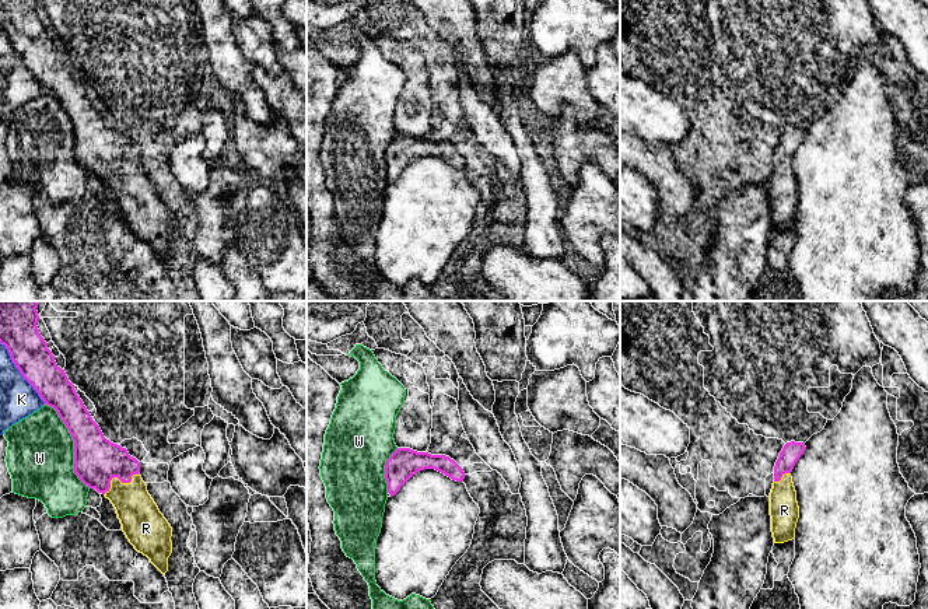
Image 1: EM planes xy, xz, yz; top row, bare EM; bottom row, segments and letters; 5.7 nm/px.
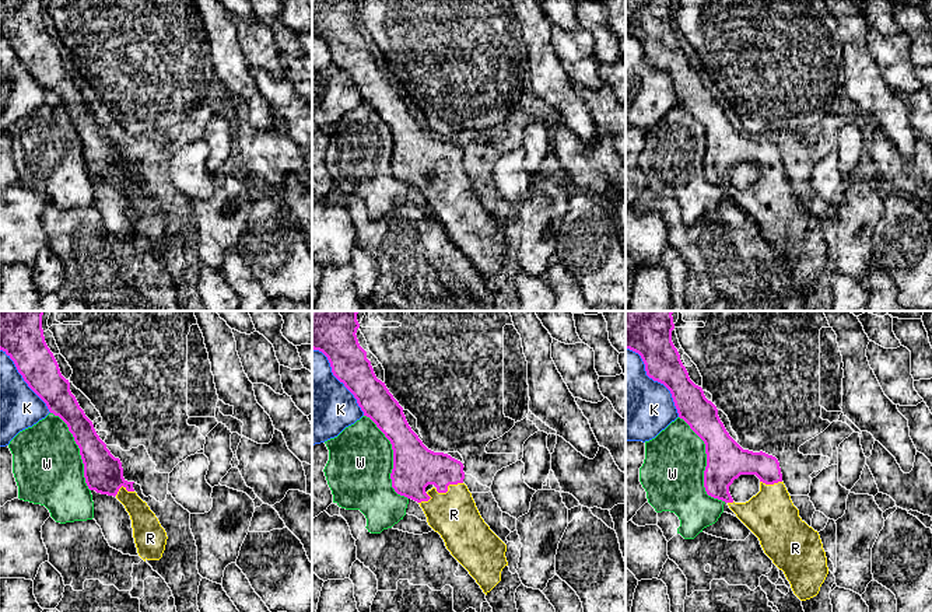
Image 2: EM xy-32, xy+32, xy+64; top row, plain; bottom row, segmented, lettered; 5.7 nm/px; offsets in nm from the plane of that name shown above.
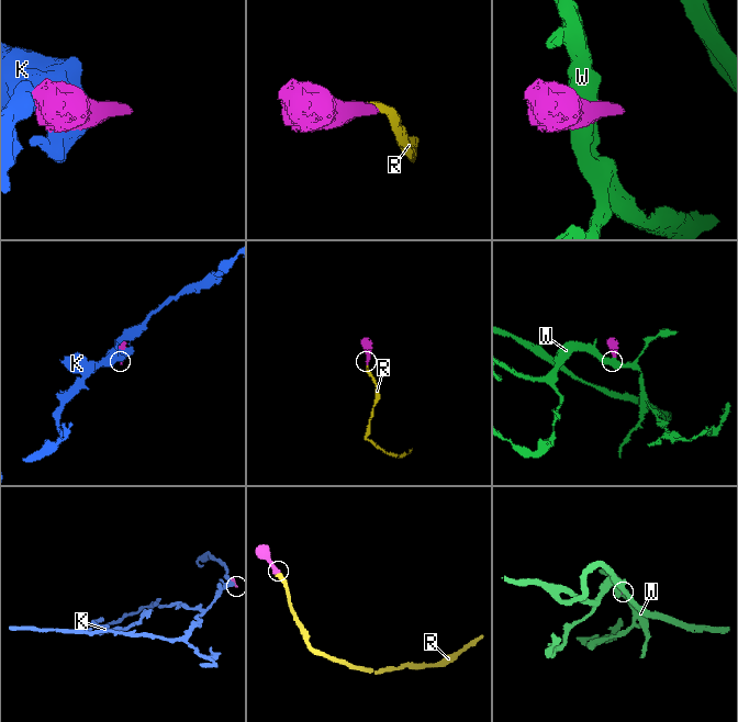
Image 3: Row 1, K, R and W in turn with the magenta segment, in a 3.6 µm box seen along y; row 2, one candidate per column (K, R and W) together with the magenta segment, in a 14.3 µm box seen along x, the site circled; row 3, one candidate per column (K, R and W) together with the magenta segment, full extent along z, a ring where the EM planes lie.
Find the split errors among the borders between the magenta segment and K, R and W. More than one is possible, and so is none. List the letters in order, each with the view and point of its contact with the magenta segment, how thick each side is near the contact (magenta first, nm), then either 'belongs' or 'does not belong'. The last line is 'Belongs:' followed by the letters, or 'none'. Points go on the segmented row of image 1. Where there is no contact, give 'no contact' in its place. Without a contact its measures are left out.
K: xy (20, 371) | 220/220 nm | does not belong
R: xy (119, 479) | 280/220 nm | belongs
W: xy (74, 445) | 280/380 nm | does not belong
Belongs: R

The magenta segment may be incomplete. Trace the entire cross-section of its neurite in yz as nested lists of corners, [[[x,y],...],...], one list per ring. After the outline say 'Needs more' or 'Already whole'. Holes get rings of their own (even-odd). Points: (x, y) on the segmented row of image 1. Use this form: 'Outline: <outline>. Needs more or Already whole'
Outline: [[[787,442],[774,466],[774,483],[770,493],[771,532],[774,543],[784,543],[795,538],[799,518],[796,491],[791,472],[805,452],[803,442]]]. Needs more

